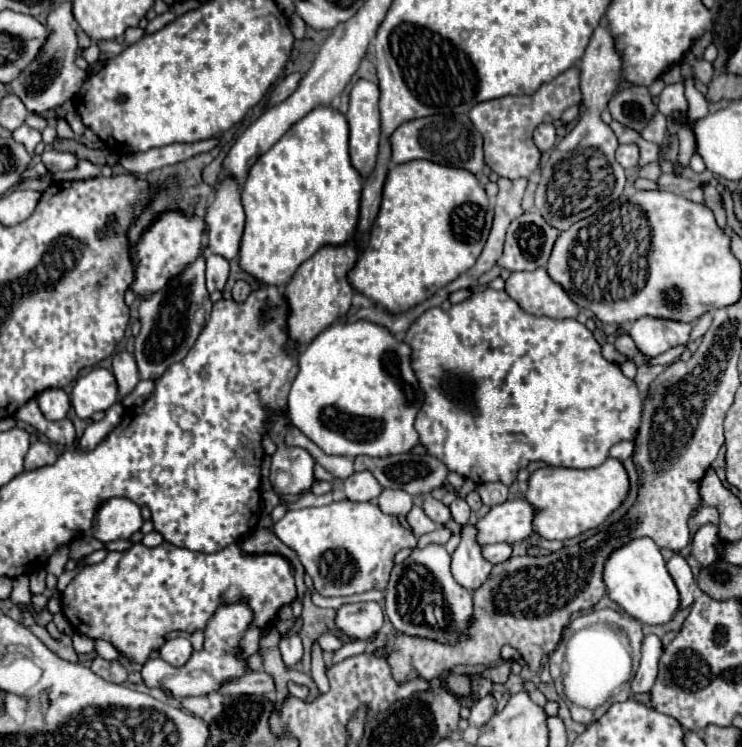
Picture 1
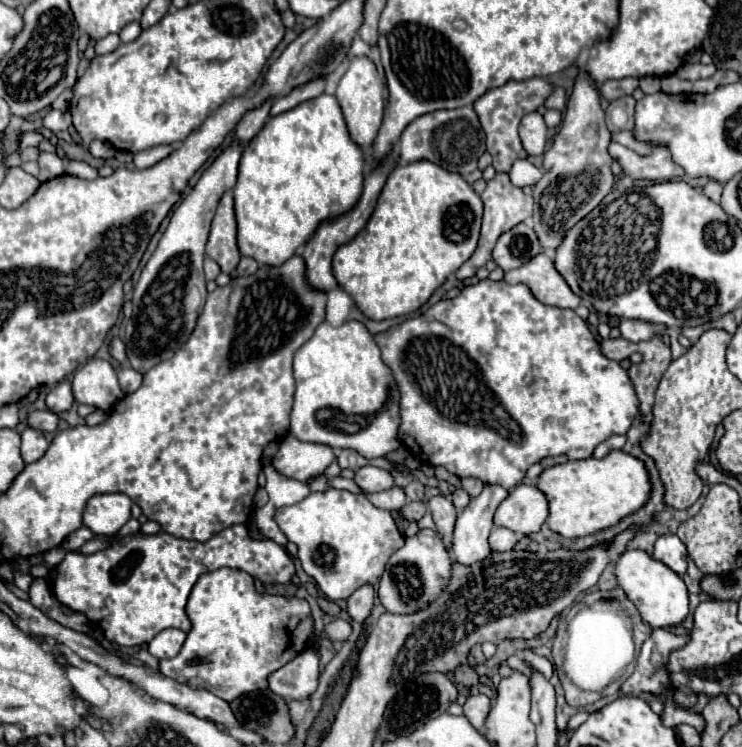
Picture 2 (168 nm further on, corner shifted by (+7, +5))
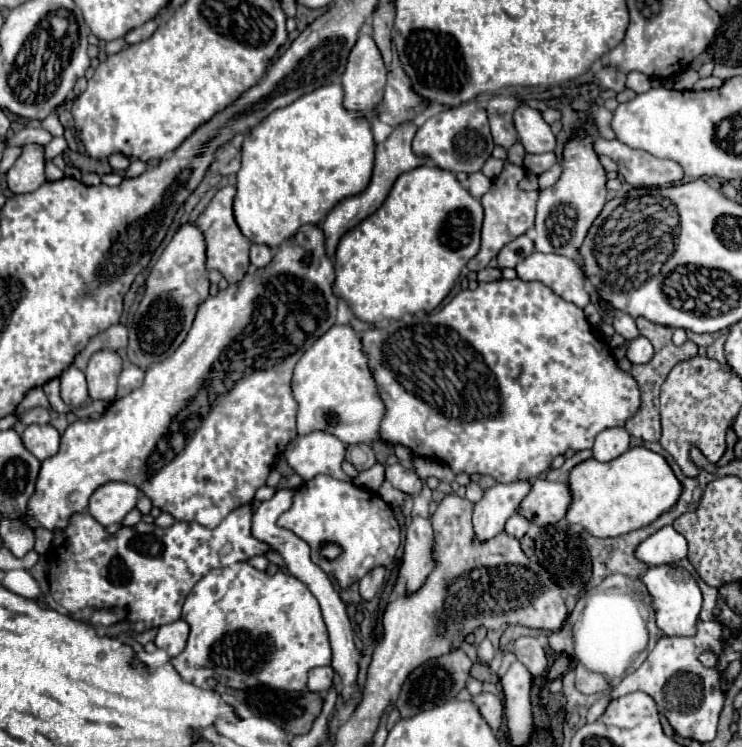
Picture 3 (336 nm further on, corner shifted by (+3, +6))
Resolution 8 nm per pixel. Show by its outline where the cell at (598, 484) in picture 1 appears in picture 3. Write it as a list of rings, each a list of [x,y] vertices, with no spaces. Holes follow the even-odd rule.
[[[643,445],[629,449],[609,463],[597,459],[579,463],[571,469],[567,483],[569,489],[573,489],[573,505],[569,507],[567,521],[583,525],[583,529],[595,537],[619,537],[653,523],[659,515],[675,507],[683,491],[665,457]]]

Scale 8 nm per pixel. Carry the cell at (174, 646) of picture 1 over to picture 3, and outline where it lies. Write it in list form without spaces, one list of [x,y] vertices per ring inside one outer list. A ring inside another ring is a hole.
[[[179,619],[169,625],[159,627],[157,637],[155,637],[155,645],[159,649],[167,651],[169,657],[177,657],[185,649],[187,635],[189,635],[189,625],[183,619]]]

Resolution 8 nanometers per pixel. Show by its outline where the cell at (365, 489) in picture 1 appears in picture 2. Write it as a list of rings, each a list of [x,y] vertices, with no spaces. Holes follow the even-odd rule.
[[[363,466],[359,470],[355,470],[355,484],[363,490],[363,492],[381,492],[391,488],[393,476],[387,470],[375,468],[375,466]]]

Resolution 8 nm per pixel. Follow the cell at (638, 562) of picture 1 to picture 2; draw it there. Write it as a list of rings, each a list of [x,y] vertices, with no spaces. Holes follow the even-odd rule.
[[[627,550],[621,554],[615,562],[615,580],[651,628],[675,626],[689,614],[689,598],[683,580],[645,550]]]

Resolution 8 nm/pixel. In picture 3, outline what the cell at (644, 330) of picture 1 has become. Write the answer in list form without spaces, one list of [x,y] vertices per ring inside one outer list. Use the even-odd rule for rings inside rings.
[[[617,311],[617,313],[615,313],[615,317],[613,317],[613,327],[615,327],[615,331],[617,331],[619,335],[623,335],[627,341],[639,337],[639,329],[637,329],[637,325],[635,325],[635,319],[629,317],[629,315],[623,313],[623,311]]]

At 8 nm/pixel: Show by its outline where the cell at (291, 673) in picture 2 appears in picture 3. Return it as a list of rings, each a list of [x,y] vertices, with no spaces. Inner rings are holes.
[[[333,667],[313,669],[313,673],[309,673],[309,691],[327,691],[333,683],[333,675],[335,675]]]

